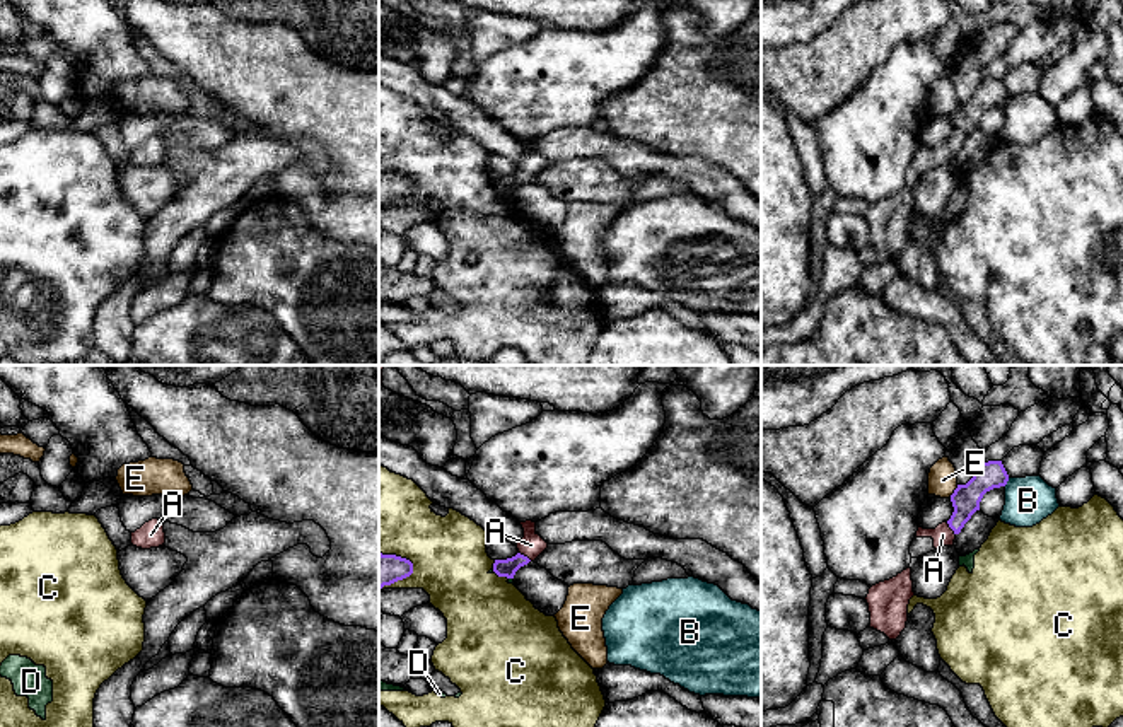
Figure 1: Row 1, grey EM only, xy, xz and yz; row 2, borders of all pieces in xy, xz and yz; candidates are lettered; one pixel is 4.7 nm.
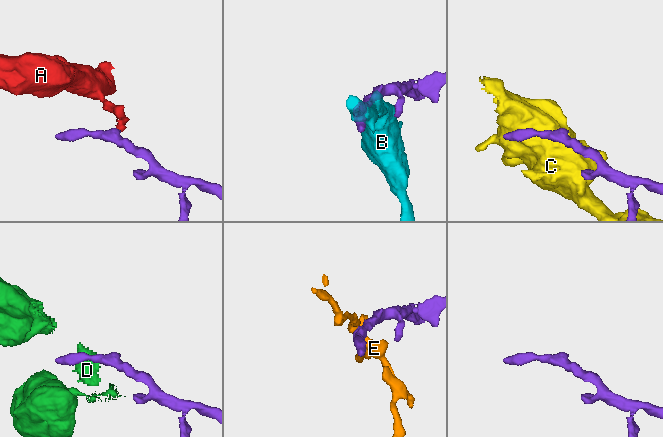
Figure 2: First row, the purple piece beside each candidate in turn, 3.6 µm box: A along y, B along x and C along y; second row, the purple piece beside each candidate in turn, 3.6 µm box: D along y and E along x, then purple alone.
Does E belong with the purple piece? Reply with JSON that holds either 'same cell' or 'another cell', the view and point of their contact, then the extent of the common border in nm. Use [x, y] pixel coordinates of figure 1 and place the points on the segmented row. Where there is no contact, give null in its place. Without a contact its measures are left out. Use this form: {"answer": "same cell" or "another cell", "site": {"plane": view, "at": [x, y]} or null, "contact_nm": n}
{"answer": "another cell", "site": {"plane": "yz", "at": [954, 490]}, "contact_nm": 70}

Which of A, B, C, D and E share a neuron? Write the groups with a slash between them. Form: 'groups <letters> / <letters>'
groups A / B / C D / E

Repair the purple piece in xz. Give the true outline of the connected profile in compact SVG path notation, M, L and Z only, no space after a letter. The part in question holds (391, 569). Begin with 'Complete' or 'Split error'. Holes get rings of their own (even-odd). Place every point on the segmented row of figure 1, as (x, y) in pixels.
Complete. M379 553L379 589L413 573L413 563L396 555Z

